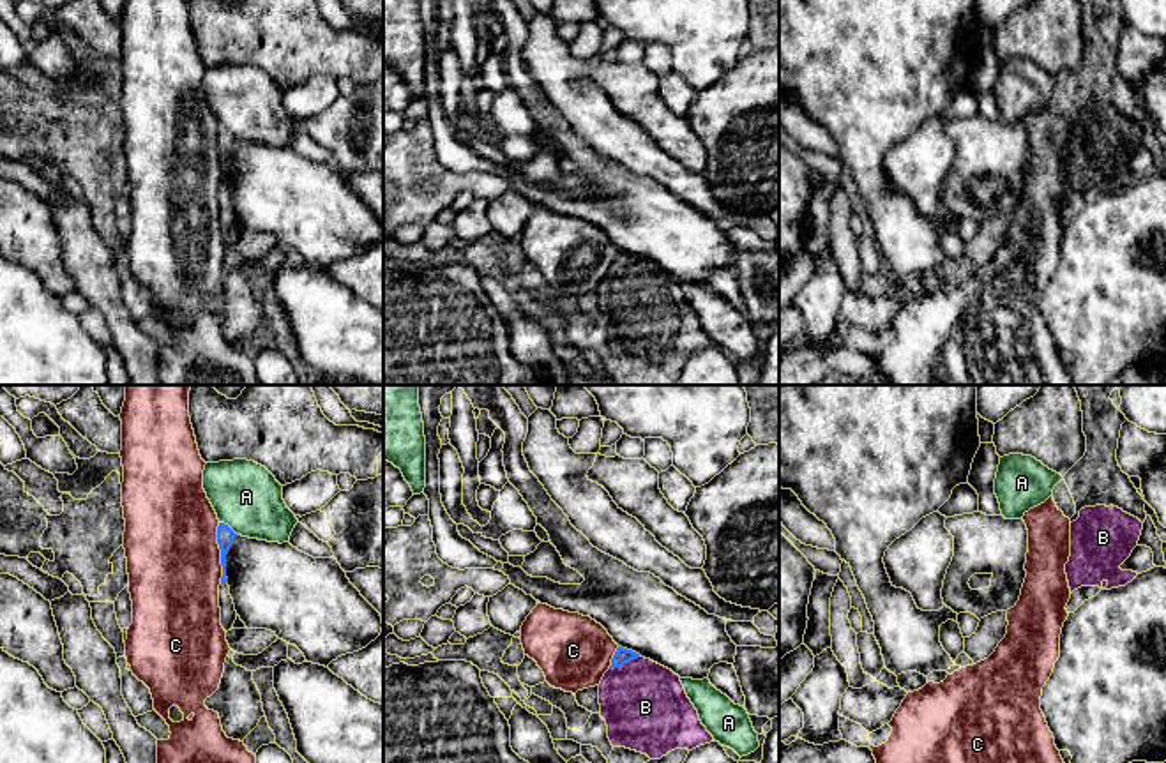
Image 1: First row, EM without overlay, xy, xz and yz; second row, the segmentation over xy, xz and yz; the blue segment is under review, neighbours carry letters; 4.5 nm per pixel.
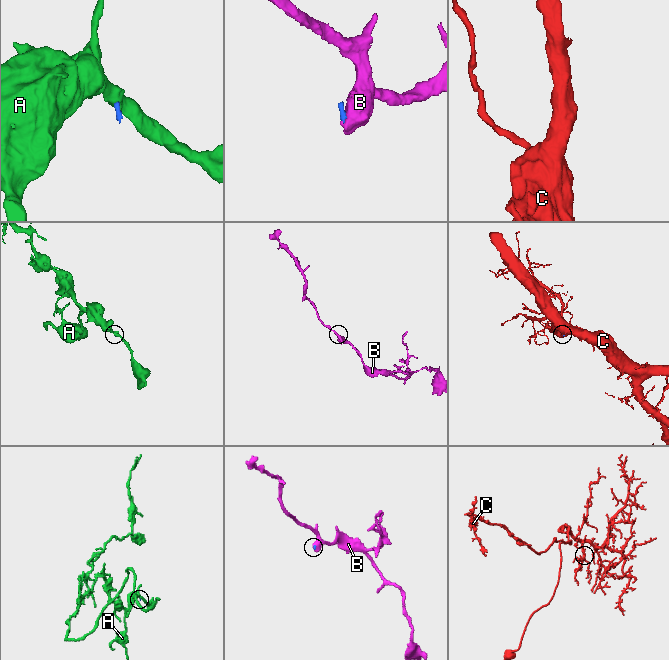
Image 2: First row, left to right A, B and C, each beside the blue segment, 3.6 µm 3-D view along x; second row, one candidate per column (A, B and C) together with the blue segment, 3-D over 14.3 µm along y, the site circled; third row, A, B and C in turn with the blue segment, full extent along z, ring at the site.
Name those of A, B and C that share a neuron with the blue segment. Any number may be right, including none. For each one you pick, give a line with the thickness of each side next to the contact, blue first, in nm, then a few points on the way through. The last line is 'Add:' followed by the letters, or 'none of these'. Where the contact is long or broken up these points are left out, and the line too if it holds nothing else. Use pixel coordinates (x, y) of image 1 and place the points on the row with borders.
B: calibres 80 and 380 nm; way xz (622, 656), (624, 663), (636, 698), (645, 707)
Add: B

